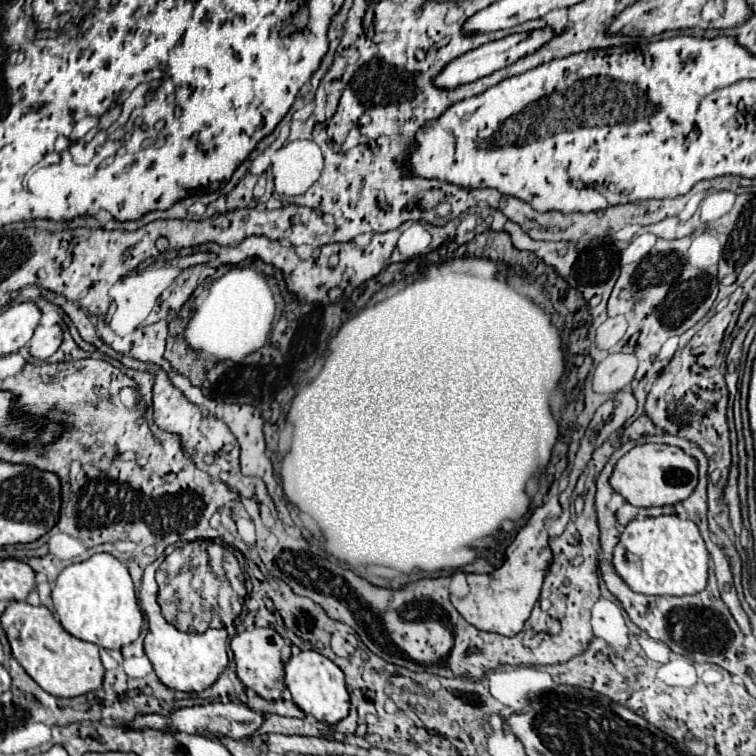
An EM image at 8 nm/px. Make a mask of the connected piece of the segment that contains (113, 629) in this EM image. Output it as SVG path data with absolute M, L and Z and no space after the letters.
M96 553L82 563L68 565L56 579L52 601L62 627L70 635L104 649L120 649L136 641L144 625L130 573L124 563L108 553Z

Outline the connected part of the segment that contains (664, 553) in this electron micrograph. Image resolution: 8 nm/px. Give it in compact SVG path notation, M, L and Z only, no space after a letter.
M660 515L630 521L614 549L614 567L622 581L636 593L646 595L694 595L708 583L710 553L690 519Z

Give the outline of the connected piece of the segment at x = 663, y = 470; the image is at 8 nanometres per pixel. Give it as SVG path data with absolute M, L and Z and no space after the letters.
M646 443L630 449L614 467L612 489L634 507L676 505L692 495L698 485L698 461L680 447Z

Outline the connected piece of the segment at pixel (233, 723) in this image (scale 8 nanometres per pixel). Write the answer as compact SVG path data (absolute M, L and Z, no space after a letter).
M210 703L206 707L182 707L176 709L168 715L158 715L158 713L148 713L148 715L136 715L132 721L120 723L124 729L134 729L134 731L144 731L144 729L156 729L162 733L208 733L214 737L232 737L232 739L244 739L252 735L262 721L262 713L252 711L244 703Z

